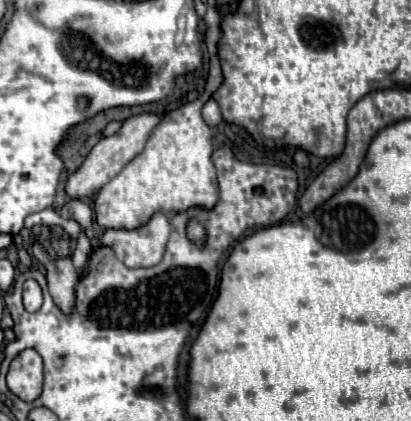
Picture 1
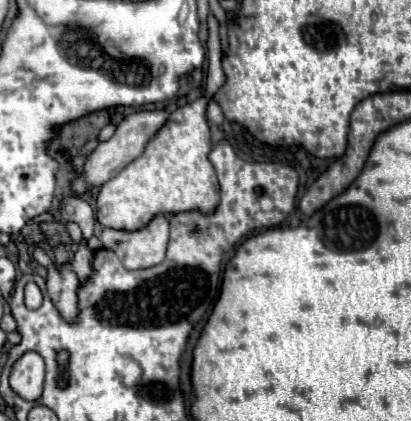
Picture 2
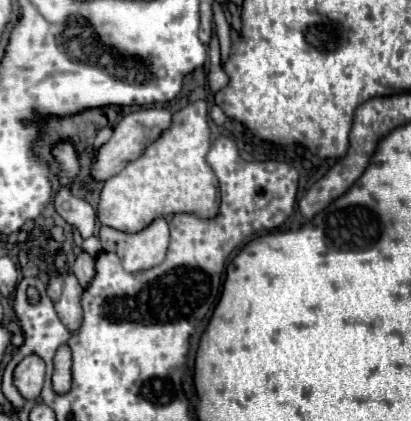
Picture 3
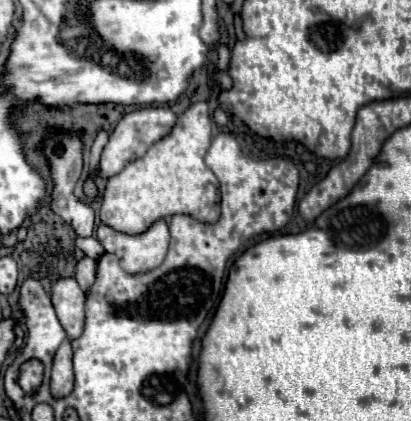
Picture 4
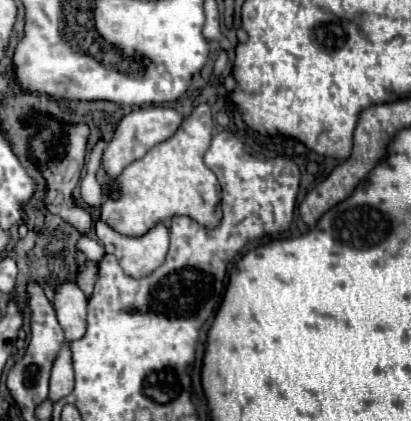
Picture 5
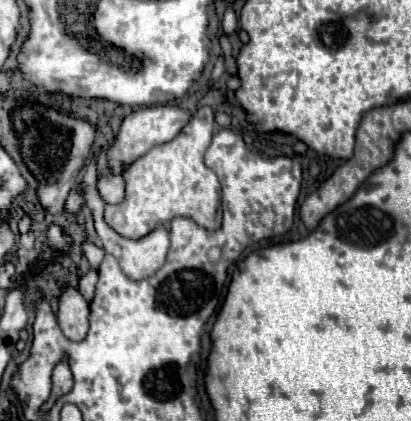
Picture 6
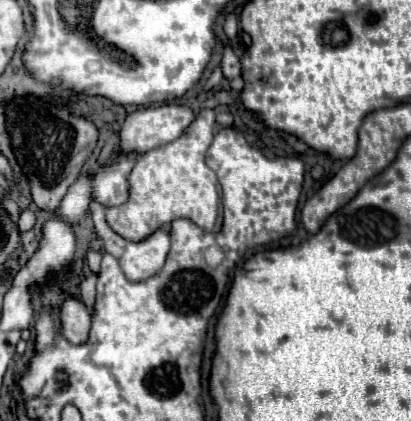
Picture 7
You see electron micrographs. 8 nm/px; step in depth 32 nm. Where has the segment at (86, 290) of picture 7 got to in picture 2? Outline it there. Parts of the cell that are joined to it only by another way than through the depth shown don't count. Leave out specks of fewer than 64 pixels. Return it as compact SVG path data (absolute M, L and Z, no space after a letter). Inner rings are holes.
M84 240L78 244L78 252L74 256L72 270L76 272L76 276L78 276L80 282L86 282L90 278L90 274L92 274L92 252L88 250L88 246L86 246Z

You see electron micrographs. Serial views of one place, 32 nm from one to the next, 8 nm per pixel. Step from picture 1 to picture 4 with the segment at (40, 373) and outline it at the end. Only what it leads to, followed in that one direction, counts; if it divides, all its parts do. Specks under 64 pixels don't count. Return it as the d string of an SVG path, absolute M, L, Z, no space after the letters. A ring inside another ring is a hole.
M28 360L28 364L24 364L24 368L20 370L20 386L24 388L24 392L32 392L32 388L36 388L36 384L40 384L40 372L44 368L40 368L40 364L36 364L36 360Z

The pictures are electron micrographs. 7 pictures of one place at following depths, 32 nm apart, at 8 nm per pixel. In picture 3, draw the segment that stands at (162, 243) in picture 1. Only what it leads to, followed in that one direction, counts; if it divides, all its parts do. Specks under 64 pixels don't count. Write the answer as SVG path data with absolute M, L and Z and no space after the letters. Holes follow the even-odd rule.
M164 218L154 220L148 228L136 234L118 232L114 228L102 226L98 238L104 250L118 250L122 256L122 266L126 272L140 272L162 264L168 248L168 222Z

